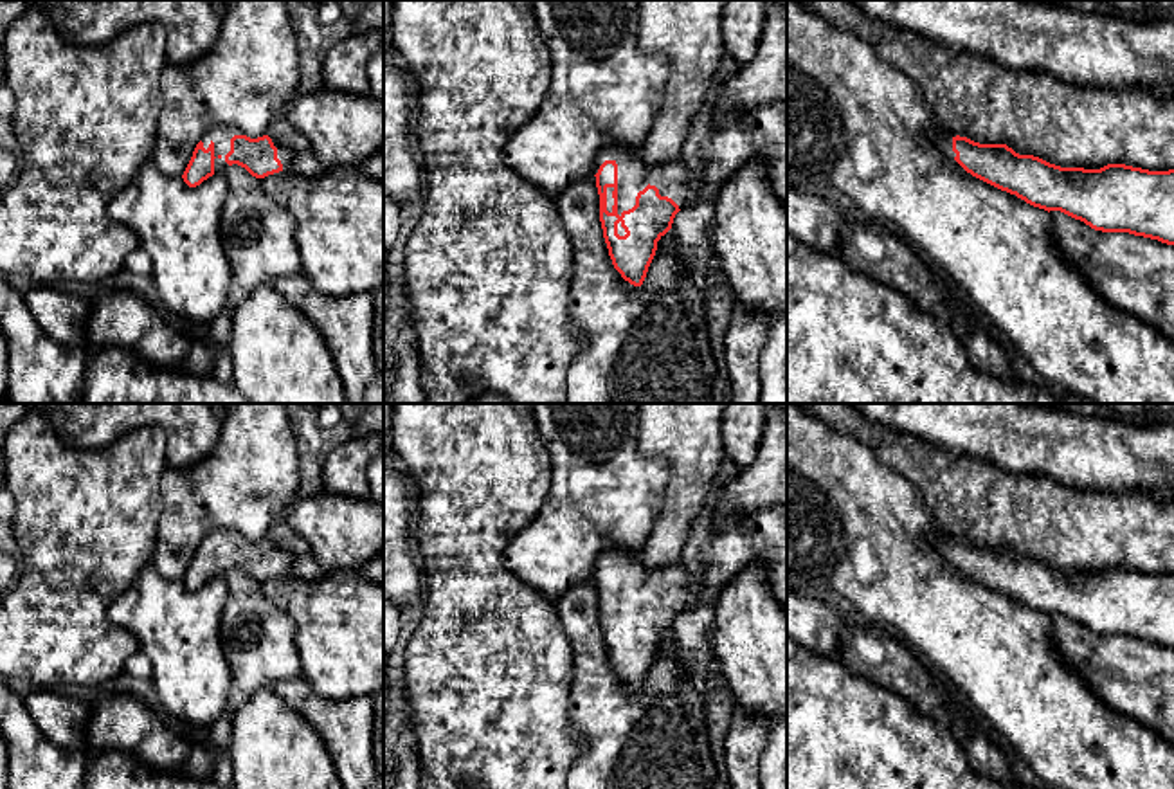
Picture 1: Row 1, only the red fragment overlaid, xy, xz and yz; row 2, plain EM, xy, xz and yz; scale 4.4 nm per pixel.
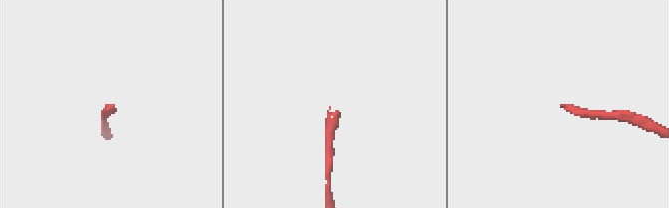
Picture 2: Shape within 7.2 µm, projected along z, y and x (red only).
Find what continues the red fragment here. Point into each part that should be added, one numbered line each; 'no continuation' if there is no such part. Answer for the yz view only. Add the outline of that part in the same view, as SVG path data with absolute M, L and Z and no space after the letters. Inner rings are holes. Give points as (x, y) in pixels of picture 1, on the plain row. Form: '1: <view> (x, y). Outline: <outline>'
1: yz (942, 541). Outline: M929 533L927 540L936 546L940 549L940 553L944 553L951 562L956 560L956 557L953 555L953 542L956 540L953 535L949 533Z

